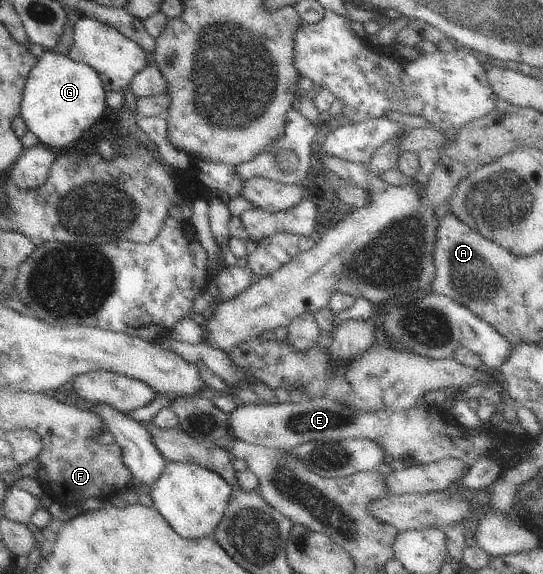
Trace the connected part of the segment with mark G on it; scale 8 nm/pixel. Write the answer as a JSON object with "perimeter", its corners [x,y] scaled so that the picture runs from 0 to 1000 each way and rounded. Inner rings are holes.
{"perimeter":[[[87,91],[53,125],[33,199],[50,226],[61,230],[74,249],[107,268],[133,261],[158,232],[169,228],[169,220],[192,202],[195,186],[195,159],[177,122],[155,110],[136,108],[127,98]]]}

